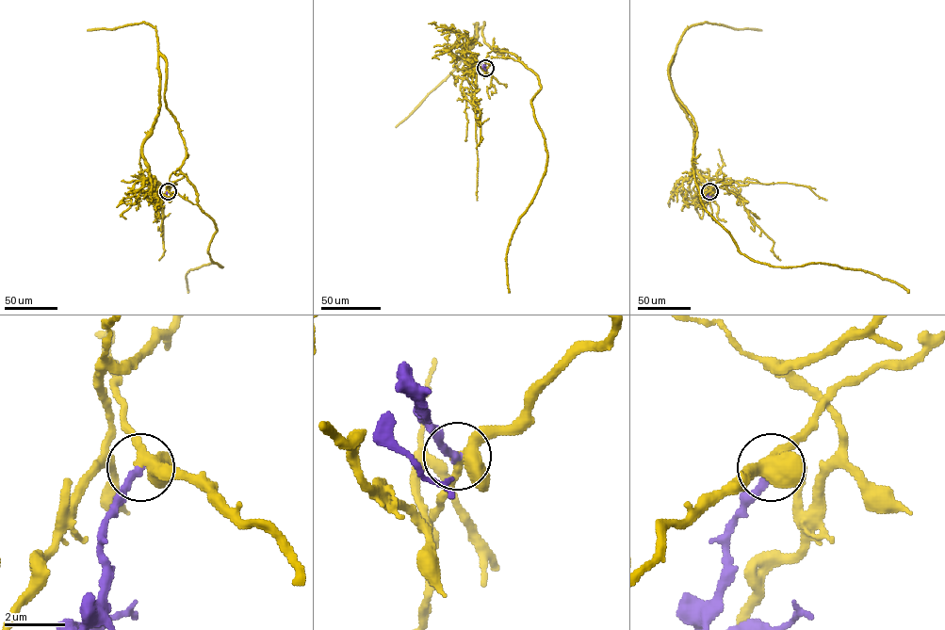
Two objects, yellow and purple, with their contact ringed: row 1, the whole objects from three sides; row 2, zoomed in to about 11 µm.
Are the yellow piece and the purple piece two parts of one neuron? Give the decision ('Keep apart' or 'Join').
Join

